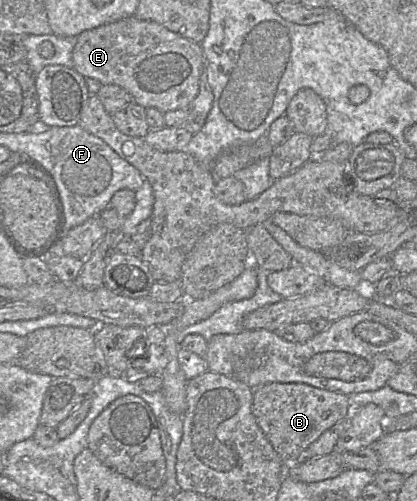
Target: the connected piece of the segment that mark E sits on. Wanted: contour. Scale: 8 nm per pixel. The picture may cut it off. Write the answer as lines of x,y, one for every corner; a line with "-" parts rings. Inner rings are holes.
135,16
82,32
77,36
73,50
73,69
79,74
96,79
102,85
118,85
129,93
133,102
144,108
156,108
162,113
189,107
198,94
199,78
205,65
199,43
171,32
156,22
140,20

